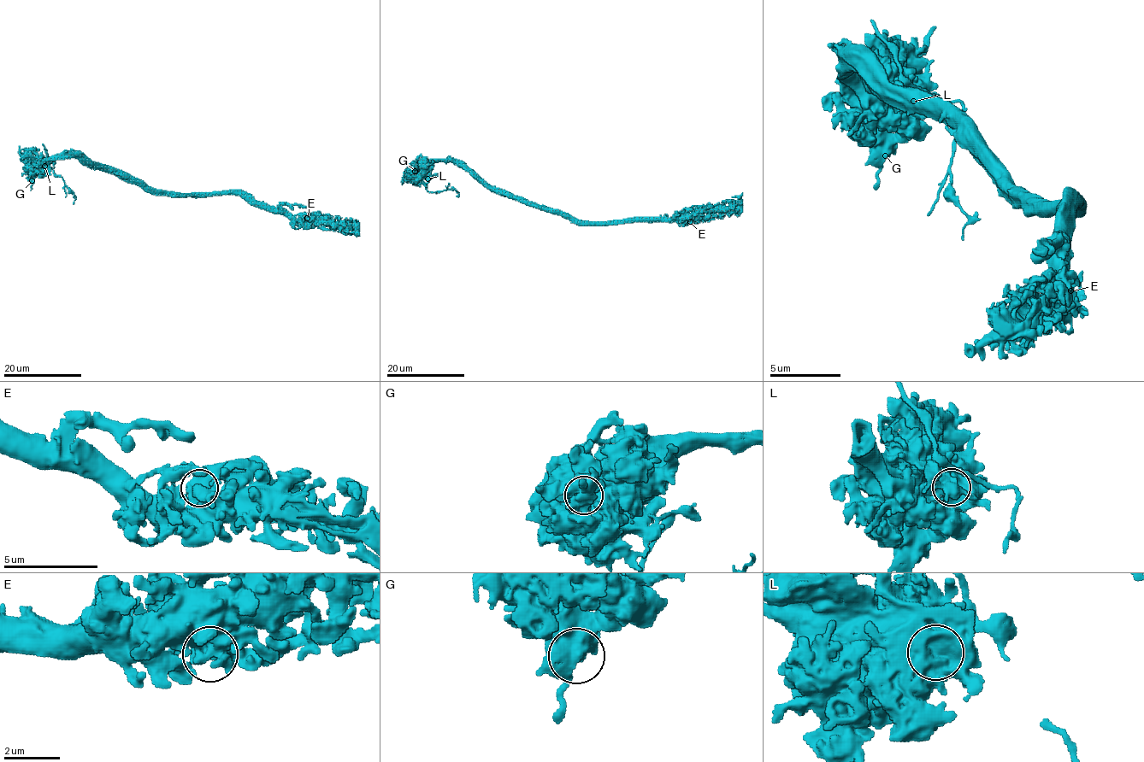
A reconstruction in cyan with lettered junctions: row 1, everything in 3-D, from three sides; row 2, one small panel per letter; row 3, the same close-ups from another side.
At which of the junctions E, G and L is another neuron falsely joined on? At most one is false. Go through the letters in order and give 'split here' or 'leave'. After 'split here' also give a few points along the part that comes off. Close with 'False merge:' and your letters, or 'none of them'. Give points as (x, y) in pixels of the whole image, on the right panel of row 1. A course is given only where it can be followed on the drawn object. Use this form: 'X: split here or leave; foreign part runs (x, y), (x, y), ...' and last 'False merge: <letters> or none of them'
E: leave
G: leave
L: split here; foreign part runs (914, 102), (899, 88), (914, 84), (931, 98), (964, 109), (949, 173), (949, 195), (967, 216), (964, 241)
False merge: L

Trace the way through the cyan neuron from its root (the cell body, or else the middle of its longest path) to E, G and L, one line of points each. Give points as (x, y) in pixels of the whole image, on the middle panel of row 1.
E: (542, 210), (568, 213), (588, 221), (690, 221)
G: (542, 210), (486, 188), (451, 161), (426, 161), (415, 171)
L: (542, 210), (486, 188), (451, 161), (437, 161), (427, 173), (427, 178)

